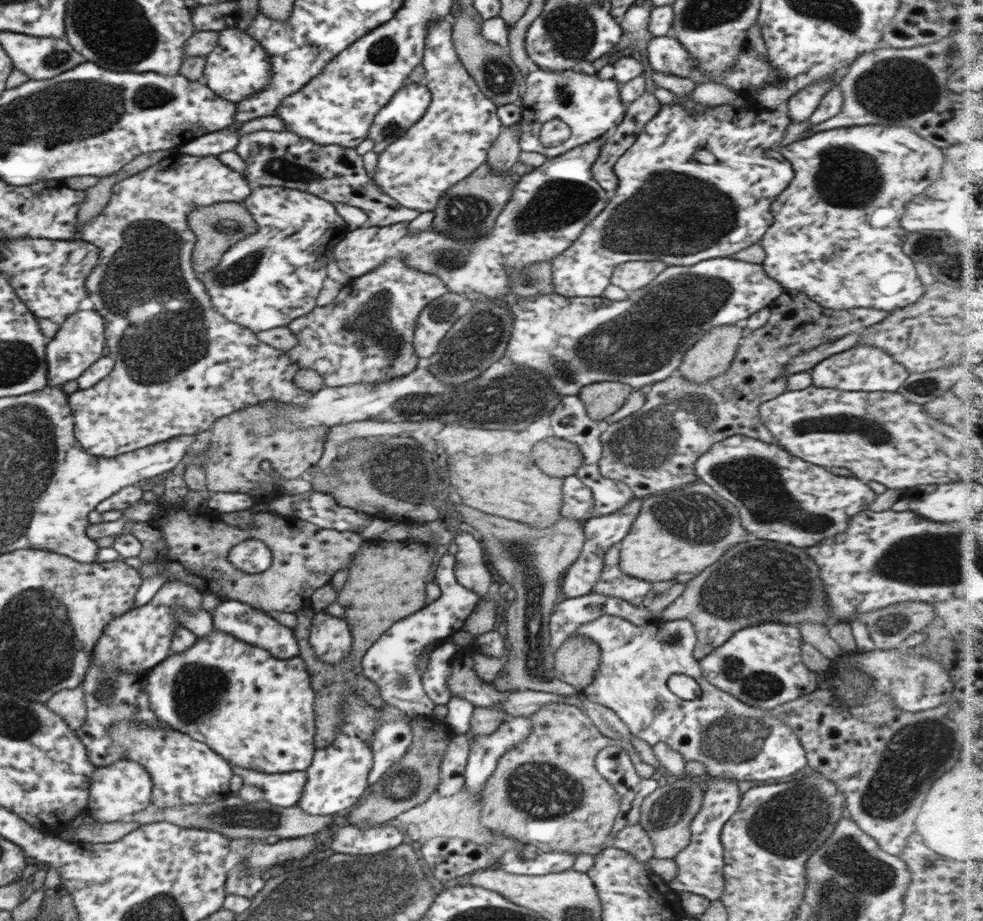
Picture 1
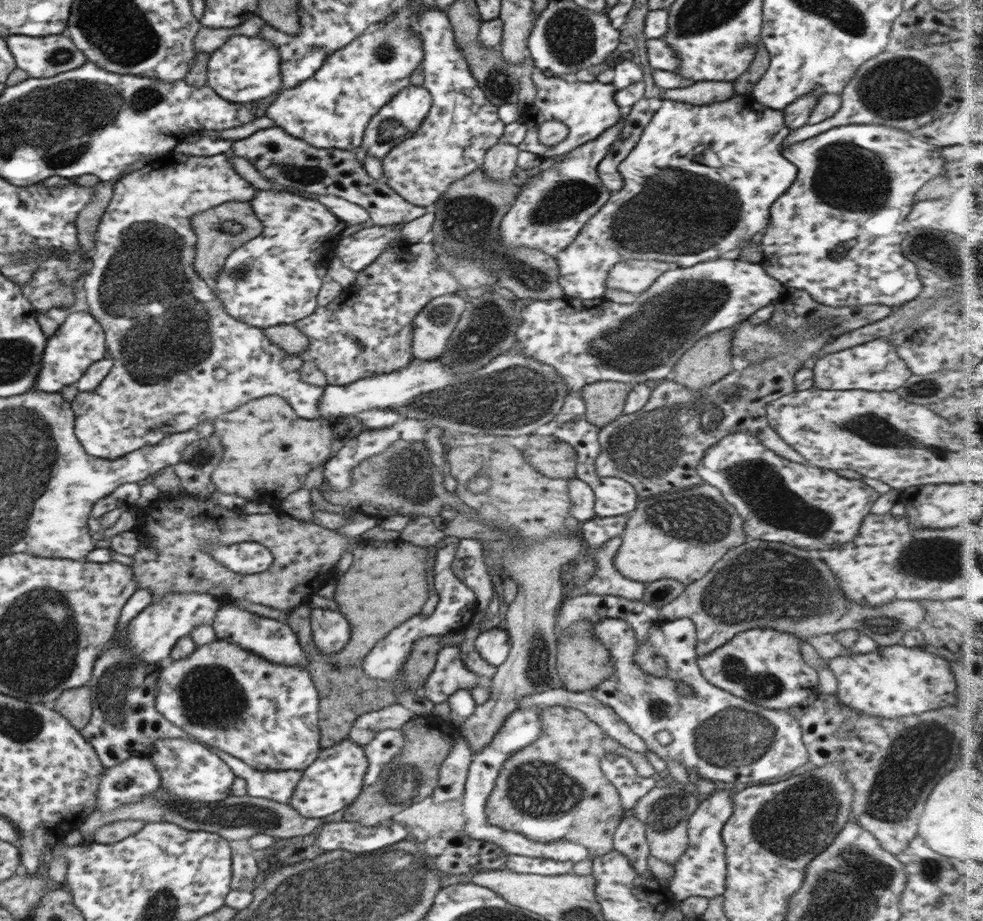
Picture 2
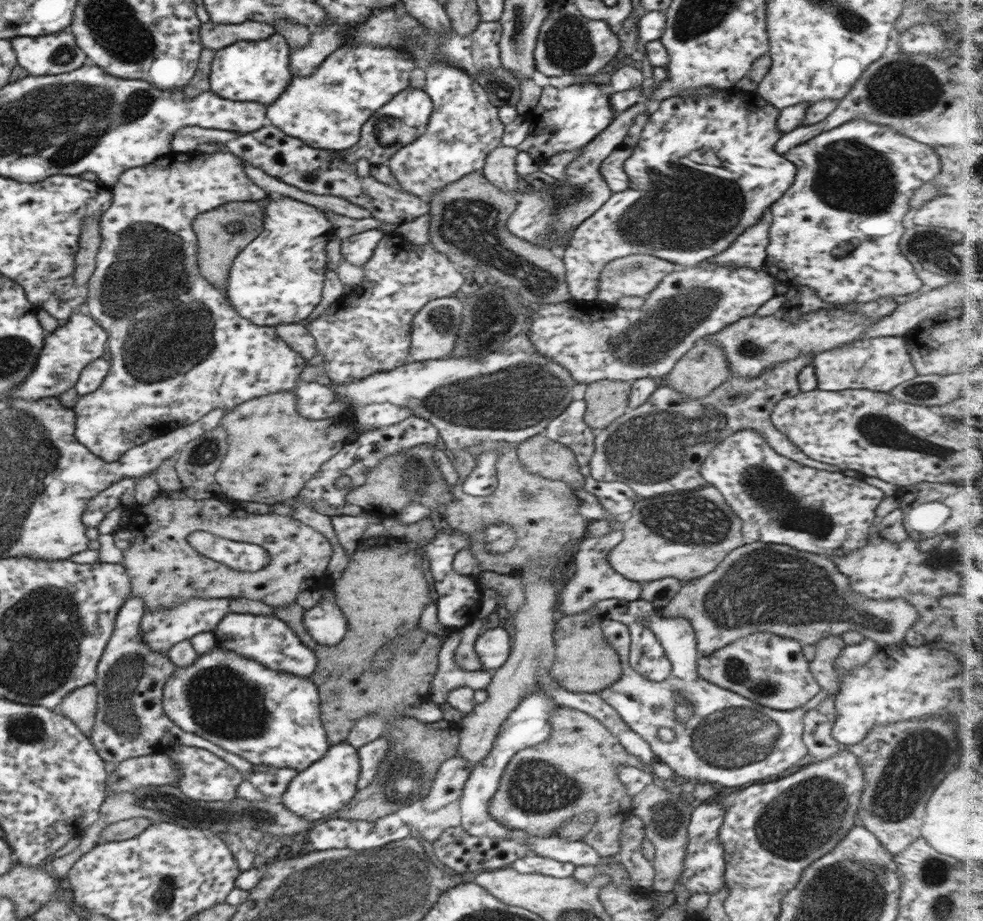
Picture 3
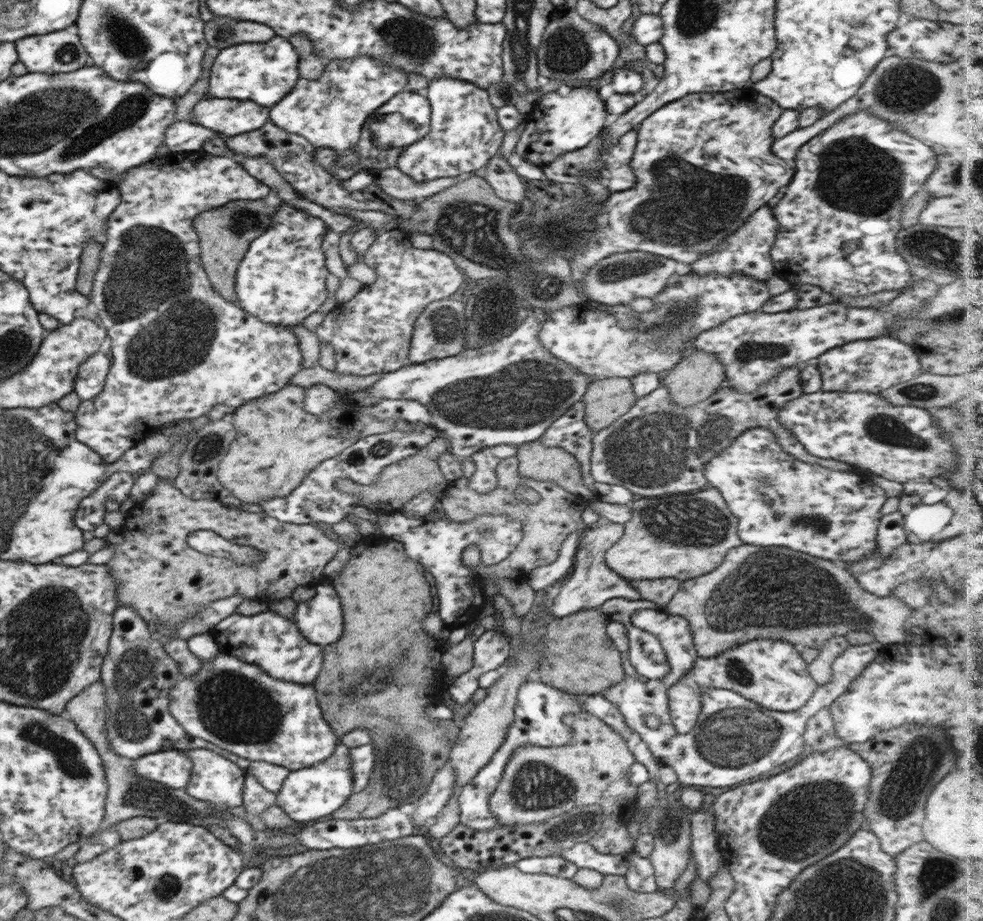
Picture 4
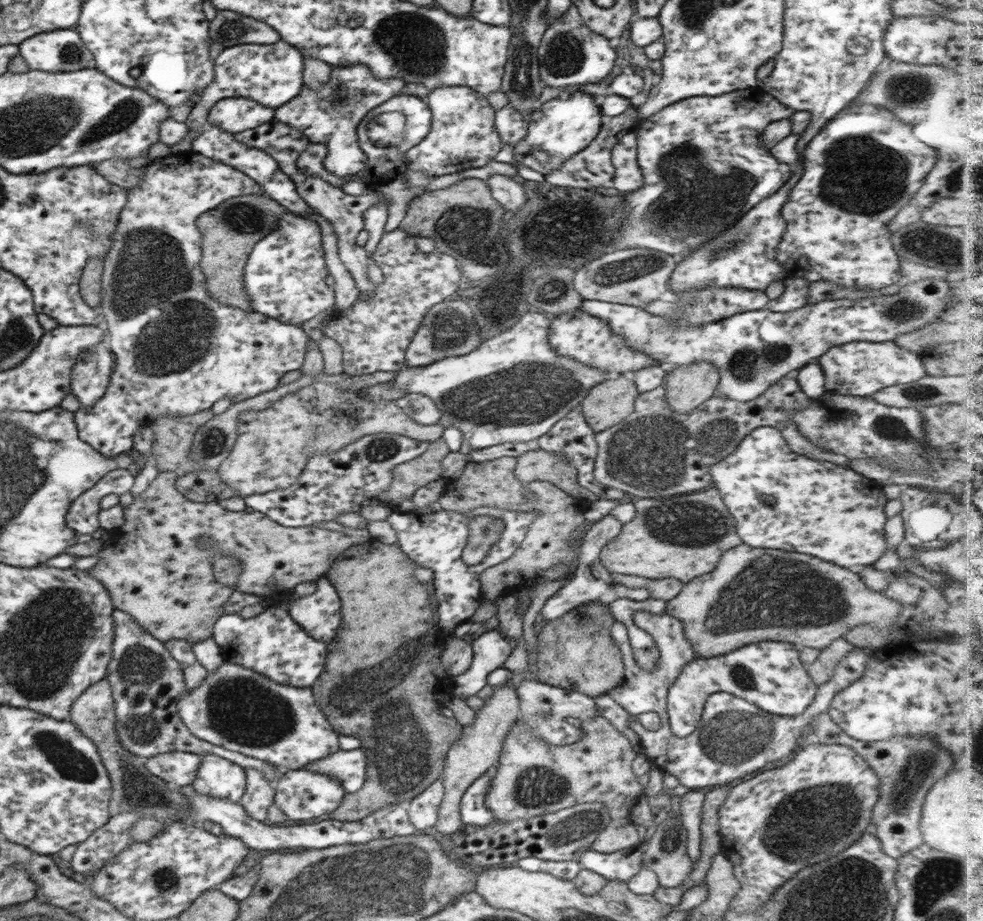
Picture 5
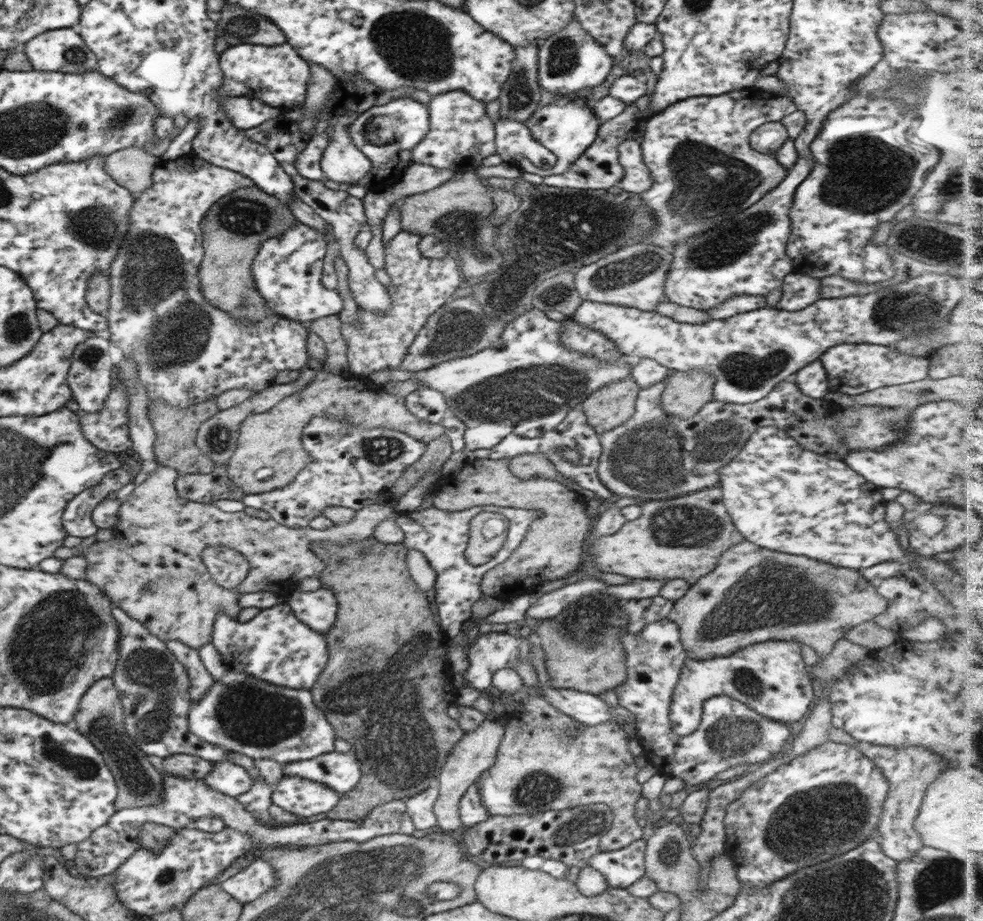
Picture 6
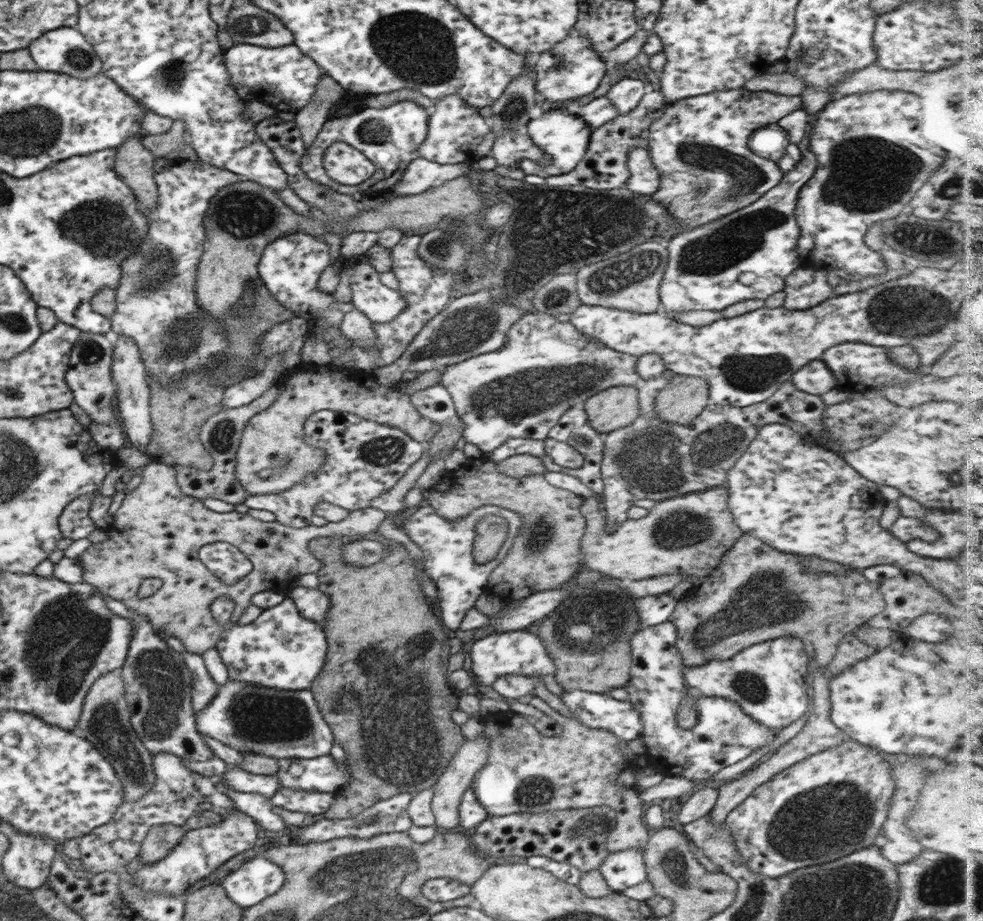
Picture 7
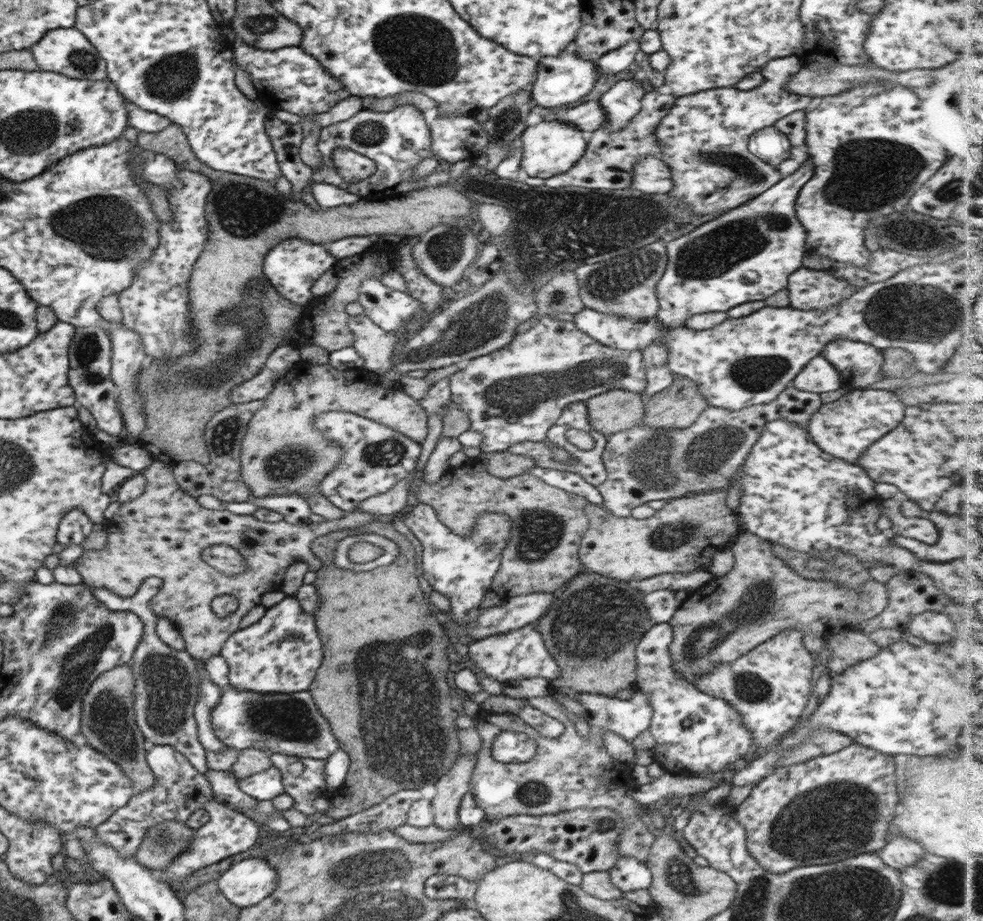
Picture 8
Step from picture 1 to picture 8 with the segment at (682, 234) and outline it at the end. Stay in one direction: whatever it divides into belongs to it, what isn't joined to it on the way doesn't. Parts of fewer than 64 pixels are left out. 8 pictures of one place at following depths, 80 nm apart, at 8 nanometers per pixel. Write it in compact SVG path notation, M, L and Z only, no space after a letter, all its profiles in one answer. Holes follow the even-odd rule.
M789 55L783 58L774 58L766 62L760 69L760 75L764 81L749 91L738 91L735 88L728 90L709 89L679 96L674 100L667 114L654 128L654 135L660 150L660 160L669 167L673 190L667 192L667 196L675 201L685 203L687 208L695 215L716 214L719 211L731 210L756 198L761 192L767 190L782 180L776 169L769 163L762 162L753 156L746 147L748 138L756 130L771 126L779 118L795 111L804 111L811 100L809 96L793 94L784 86L793 73L801 68L798 58Z

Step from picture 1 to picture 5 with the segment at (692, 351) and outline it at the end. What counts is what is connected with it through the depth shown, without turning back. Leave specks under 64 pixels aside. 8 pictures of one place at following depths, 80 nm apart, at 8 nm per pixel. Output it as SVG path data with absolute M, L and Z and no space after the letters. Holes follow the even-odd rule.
M707 361L672 366L663 380L664 399L676 413L688 413L716 393L720 374Z

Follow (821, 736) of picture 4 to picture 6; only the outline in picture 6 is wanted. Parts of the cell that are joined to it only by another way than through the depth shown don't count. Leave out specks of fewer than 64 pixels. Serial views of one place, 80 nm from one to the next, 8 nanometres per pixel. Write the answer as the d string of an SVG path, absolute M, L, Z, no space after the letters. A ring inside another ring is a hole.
M831 726L827 738L831 742L847 743L854 745L861 754L864 754L879 769L885 781L889 785L886 790L886 797L881 804L881 814L877 824L877 841L881 852L897 862L908 859L916 850L921 848L919 834L911 828L923 798L925 788L939 776L943 768L943 758L937 753L921 746L890 747L861 743L852 739L844 730Z

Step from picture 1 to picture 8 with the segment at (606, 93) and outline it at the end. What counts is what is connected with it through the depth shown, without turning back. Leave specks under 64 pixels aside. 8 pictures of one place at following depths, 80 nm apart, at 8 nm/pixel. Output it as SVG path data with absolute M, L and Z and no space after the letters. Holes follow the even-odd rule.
M542 119L533 126L526 126L521 133L522 153L519 171L523 177L541 178L543 180L559 176L577 163L585 152L586 143L583 131L569 123L555 119Z

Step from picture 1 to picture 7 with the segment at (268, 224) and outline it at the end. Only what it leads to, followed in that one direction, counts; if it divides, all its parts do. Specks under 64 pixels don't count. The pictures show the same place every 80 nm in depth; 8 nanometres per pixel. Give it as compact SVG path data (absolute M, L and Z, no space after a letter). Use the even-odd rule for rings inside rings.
M295 232L295 234L276 238L265 245L265 250L260 254L256 267L258 277L265 289L269 291L269 295L279 305L293 312L295 317L309 321L320 316L320 313L327 313L329 309L337 308L342 313L351 309L349 303L335 304L331 294L317 290L317 278L325 266L329 266L329 262L327 243L309 234Z

